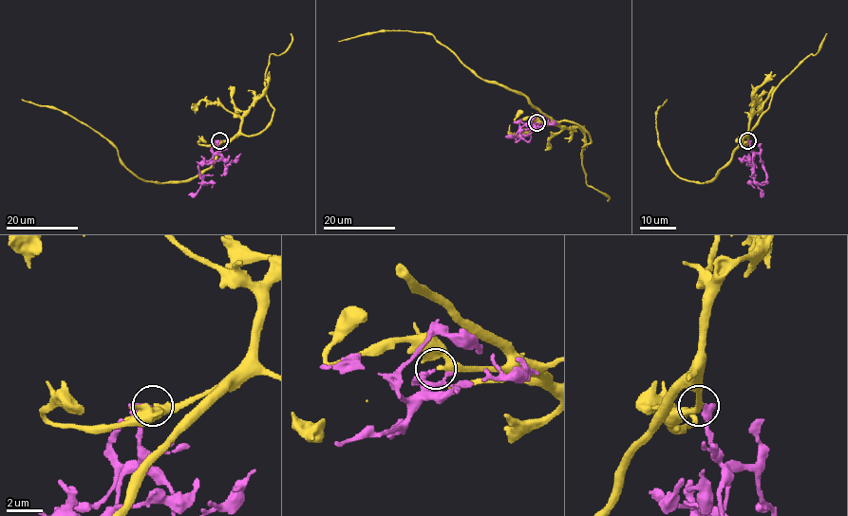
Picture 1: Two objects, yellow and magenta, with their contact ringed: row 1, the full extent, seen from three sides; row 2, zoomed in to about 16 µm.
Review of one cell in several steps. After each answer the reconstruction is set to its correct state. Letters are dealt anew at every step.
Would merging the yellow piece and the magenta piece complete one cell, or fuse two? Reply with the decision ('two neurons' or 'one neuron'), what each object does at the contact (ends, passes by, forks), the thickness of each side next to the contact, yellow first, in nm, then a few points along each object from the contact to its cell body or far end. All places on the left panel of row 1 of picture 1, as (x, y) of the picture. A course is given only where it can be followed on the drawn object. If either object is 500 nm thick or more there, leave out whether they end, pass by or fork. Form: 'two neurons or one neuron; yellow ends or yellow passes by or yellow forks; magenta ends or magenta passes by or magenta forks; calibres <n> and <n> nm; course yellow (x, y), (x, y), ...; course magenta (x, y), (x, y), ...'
two neurons; yellow passes by; magenta ends; calibres 240 and 340 nm; course yellow (219, 141), (235, 138), (207, 169), (187, 180), (146, 181), (95, 131), (22, 100); course magenta (219, 141), (217, 152), (198, 166), (202, 183), (205, 175), (214, 175)

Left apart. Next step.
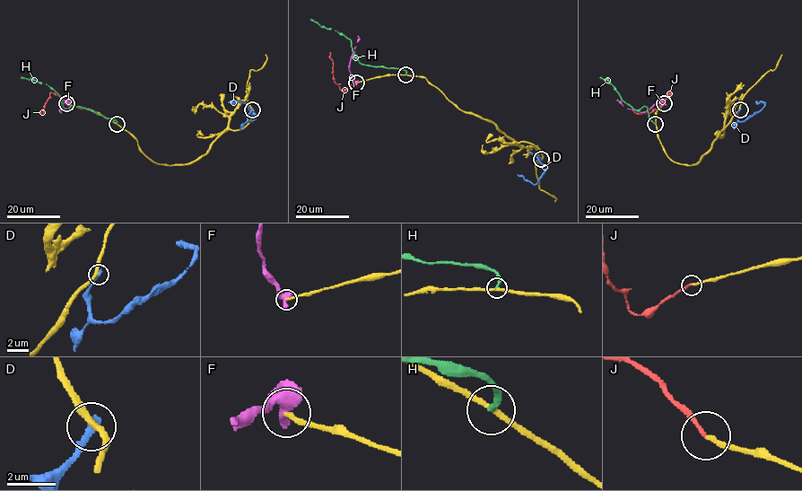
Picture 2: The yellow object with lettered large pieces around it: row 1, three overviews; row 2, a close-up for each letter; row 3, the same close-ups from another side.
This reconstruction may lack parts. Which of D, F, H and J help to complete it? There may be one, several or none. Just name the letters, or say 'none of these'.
J

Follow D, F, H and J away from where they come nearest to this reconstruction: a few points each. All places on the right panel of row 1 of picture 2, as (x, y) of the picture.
D: (739, 109), (737, 119), (745, 121), (765, 102), (755, 102)
F: (663, 103), (654, 104), (640, 112), (628, 109), (616, 100)
H: (655, 124), (649, 118), (645, 106), (633, 109), (622, 100), (607, 78), (600, 77)
J: (663, 103), (671, 92), (650, 112), (633, 111)

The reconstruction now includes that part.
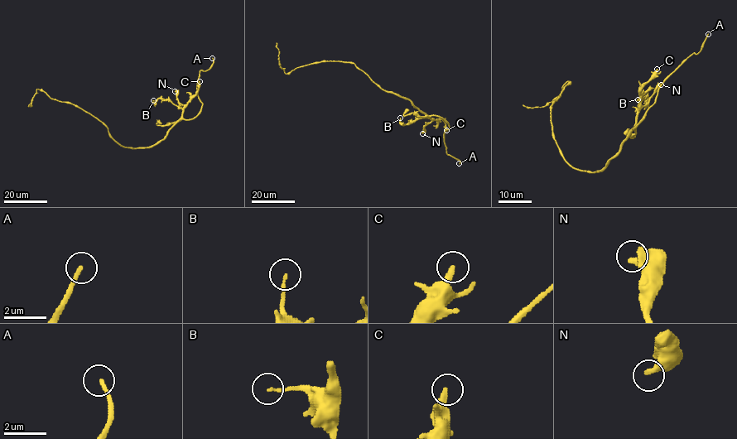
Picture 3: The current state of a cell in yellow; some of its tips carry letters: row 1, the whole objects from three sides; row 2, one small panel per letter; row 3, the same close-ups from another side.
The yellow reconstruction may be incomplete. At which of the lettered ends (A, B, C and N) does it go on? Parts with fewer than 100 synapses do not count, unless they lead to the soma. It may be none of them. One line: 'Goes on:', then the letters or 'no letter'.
Goes on: A

